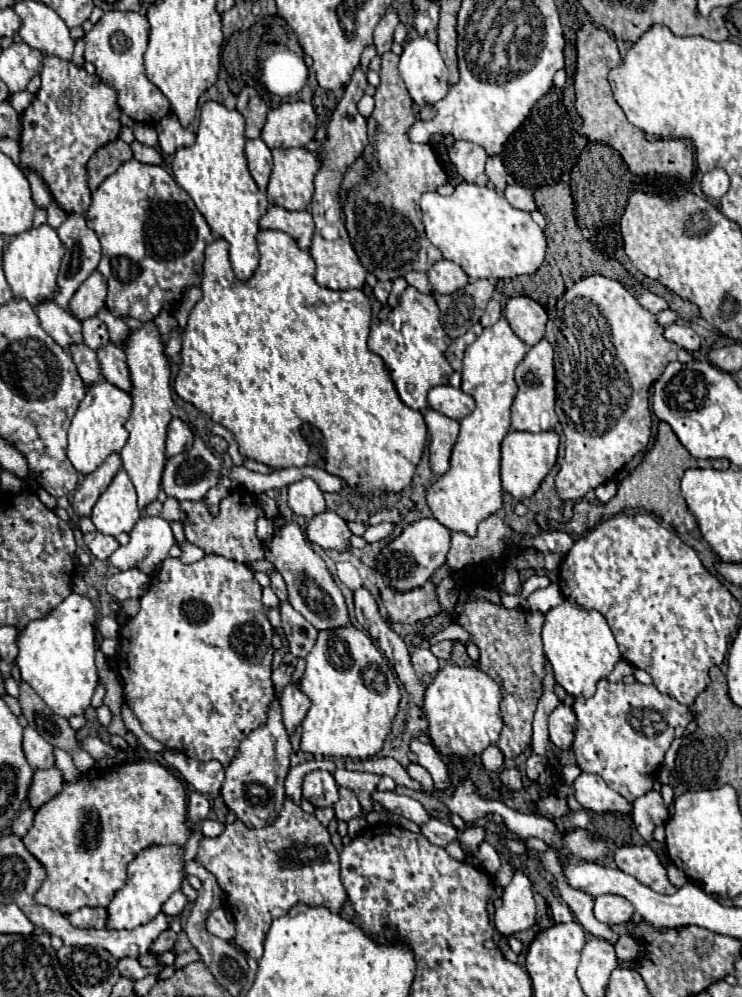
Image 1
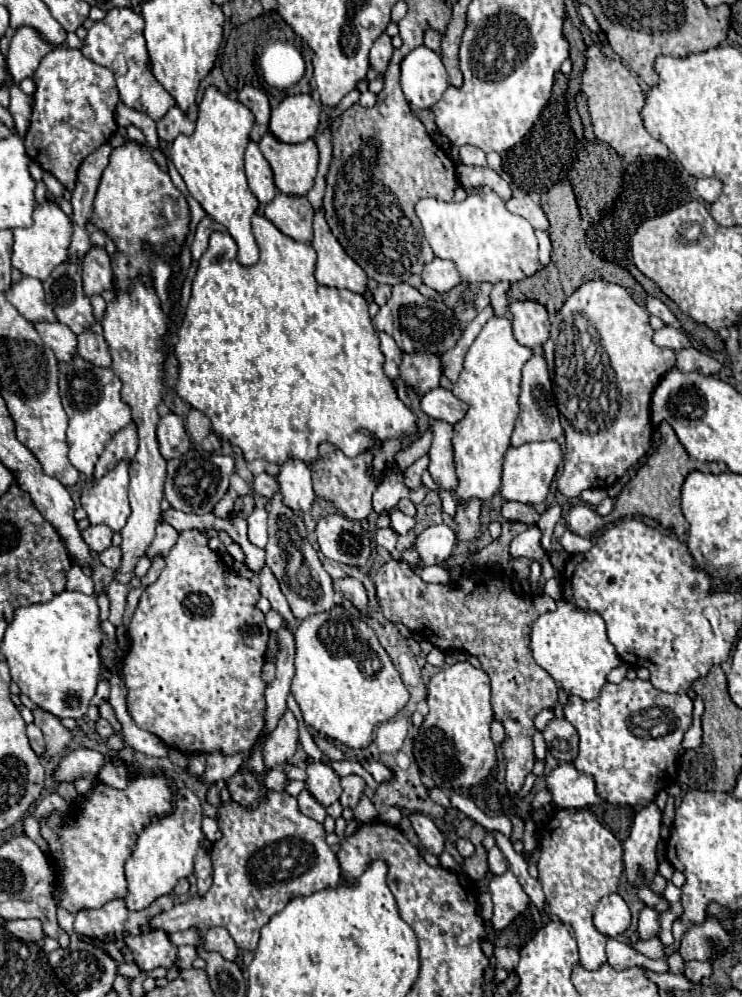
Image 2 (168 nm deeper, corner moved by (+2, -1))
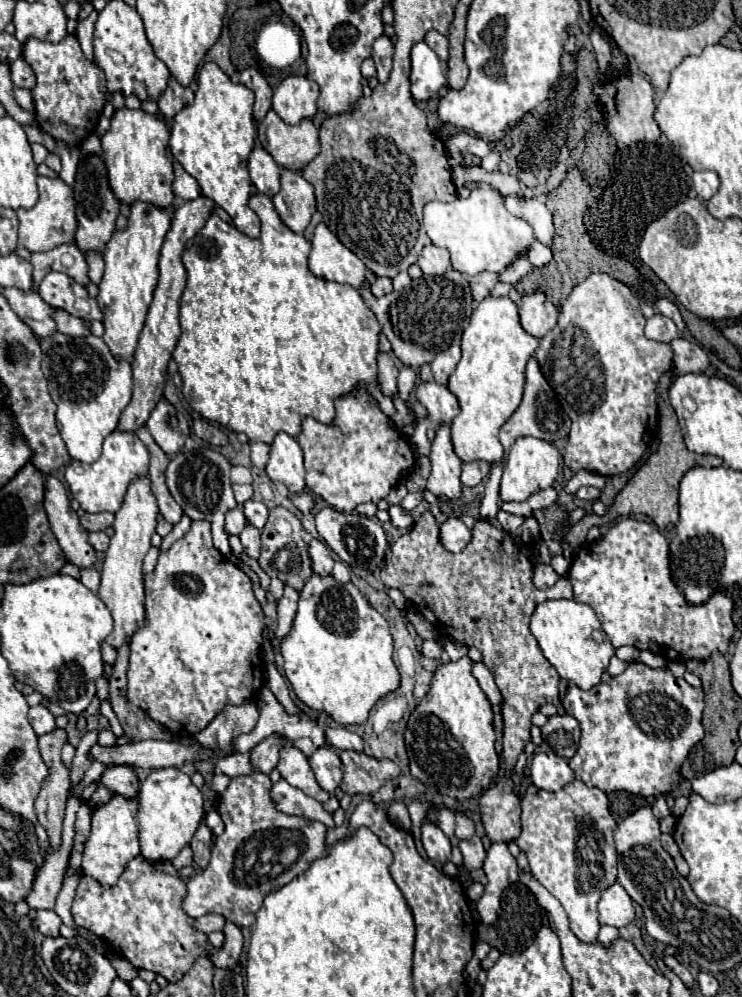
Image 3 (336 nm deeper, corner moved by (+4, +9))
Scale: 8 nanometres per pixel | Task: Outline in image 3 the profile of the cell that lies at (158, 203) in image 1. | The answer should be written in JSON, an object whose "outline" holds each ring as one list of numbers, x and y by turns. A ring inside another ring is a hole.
{"outline":[[119,109,113,113,111,129,101,137,101,157,107,167,109,187,119,203,133,205,135,201,143,201,163,209,173,205,173,155,167,151,167,143,169,131,161,117,147,115,141,109]]}

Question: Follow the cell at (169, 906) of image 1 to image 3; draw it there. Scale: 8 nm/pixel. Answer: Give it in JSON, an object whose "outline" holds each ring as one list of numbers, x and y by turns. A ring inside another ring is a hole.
{"outline":[[185,847,175,859,173,859,173,867,179,871,179,869,183,869,183,867,187,867,187,865,193,865,193,855,191,855,191,849,189,847]]}

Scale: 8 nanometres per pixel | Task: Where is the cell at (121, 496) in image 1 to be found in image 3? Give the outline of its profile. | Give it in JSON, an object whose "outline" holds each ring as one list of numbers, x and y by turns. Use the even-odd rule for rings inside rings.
{"outline":[[113,431,105,439,103,453,95,463,71,461,67,465,65,483,69,485,69,491,79,501,83,511,87,511,87,513,103,513,103,511,117,513,123,503,129,481,133,481,141,473,147,473,147,469,149,469,149,451,141,443,141,439,135,433]]}

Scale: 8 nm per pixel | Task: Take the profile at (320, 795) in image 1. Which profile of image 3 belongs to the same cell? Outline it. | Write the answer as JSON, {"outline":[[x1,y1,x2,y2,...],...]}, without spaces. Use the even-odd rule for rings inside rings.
{"outline":[[319,747,309,757,309,765,311,765,321,789,325,789,327,793,333,793,339,787,339,783,343,779,343,771,341,771,341,759,335,749]]}

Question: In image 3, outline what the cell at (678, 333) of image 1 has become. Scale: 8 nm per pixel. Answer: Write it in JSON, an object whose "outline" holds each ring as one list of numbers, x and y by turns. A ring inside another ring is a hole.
{"outline":[[653,315,647,319,647,325,645,325,645,337,647,339,655,339,655,341,663,341,663,343,671,343,673,339,677,339,681,333,679,329,675,327,675,323,665,317,665,315]]}

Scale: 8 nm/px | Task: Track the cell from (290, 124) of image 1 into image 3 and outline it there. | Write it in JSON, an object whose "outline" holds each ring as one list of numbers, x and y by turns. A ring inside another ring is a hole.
{"outline":[[287,77,273,91,273,111,287,123,297,125,317,113,319,85,307,77]]}

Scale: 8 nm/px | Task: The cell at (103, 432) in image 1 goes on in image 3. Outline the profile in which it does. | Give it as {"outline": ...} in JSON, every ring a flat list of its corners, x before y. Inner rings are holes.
{"outline":[[55,333,49,339,41,339,41,349,41,369,57,405,57,427,67,451,77,461,93,463,101,455,103,439,115,431,121,411,131,401,131,365,115,361,103,339,95,335,71,339,63,333]]}

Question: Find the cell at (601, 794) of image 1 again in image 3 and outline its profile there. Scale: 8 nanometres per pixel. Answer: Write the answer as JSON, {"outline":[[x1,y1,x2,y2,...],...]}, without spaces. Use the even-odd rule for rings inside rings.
{"outline":[[543,751,531,761,531,779,535,787,555,793,569,785,569,781,575,781,575,773,571,771,567,759,555,755,553,751]]}

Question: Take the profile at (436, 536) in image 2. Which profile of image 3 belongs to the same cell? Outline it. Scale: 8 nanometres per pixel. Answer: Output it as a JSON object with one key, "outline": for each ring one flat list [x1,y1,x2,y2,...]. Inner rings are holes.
{"outline":[[449,517,439,529,441,529,441,533,439,533,441,545,447,551,453,551,453,553,461,551,469,543,469,539,471,539,471,529,467,529,463,525,463,521,457,519,457,517]]}

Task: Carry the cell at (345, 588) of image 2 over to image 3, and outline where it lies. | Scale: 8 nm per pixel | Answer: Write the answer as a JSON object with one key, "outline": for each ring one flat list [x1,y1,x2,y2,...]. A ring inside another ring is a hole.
{"outline":[[313,539,313,541,309,543,309,555,311,555,311,559,313,559,313,571,315,571,315,573,319,573,321,577,327,577,327,575,333,573,333,563,335,563,335,561,333,561,331,551,327,549,325,543]]}

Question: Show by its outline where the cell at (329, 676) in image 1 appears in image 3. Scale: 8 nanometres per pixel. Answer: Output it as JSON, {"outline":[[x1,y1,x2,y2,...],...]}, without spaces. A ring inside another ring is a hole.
{"outline":[[313,575,299,593,299,609,293,629,281,643,283,671,295,695,313,711,325,713,341,725,363,725,373,705,399,689,399,671,393,663,393,641,387,621,367,603,361,591,353,585,341,585,333,577]]}

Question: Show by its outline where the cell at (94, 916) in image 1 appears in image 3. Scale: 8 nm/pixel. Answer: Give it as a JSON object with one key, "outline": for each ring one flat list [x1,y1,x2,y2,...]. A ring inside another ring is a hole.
{"outline":[[135,857,111,889,103,889,91,877,81,877,71,913,79,927,105,939,115,955,129,959,137,969,149,969,161,973,167,981,179,981,189,971,195,957,213,951,207,943,207,935,195,931,191,927,193,919,181,909,185,893,187,887,183,879,167,875,145,859]]}

